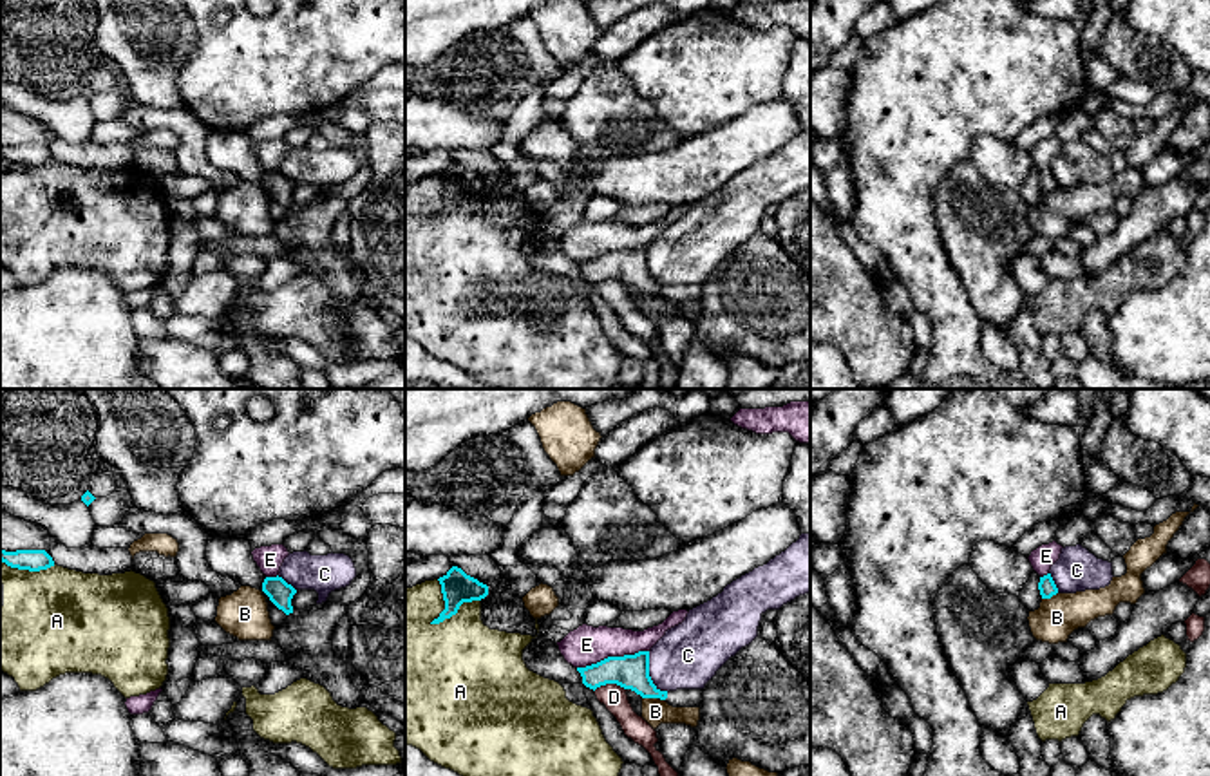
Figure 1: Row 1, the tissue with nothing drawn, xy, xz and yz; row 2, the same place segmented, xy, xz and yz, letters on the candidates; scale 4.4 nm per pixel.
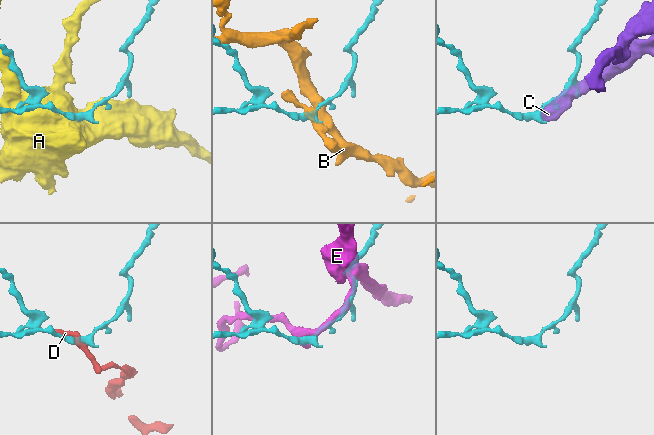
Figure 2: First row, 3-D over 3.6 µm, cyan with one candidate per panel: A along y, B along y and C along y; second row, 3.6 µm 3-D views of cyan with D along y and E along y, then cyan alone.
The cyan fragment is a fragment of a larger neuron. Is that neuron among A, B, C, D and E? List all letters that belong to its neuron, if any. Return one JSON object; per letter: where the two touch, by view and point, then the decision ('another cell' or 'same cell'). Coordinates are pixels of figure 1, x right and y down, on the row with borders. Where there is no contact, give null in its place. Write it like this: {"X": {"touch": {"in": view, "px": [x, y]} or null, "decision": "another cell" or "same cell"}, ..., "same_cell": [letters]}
{"A": {"touch": {"in": "xz", "px": [454, 614]}, "decision": "another cell"}, "B": {"touch": {"in": "xz", "px": [653, 697]}, "decision": "another cell"}, "C": {"touch": {"in": "xz", "px": [648, 675]}, "decision": "another cell"}, "D": {"touch": {"in": "xz", "px": [608, 682]}, "decision": "another cell"}, "E": {"touch": {"in": "xz", "px": [612, 657]}, "decision": "same cell"}, "same_cell": ["E"]}

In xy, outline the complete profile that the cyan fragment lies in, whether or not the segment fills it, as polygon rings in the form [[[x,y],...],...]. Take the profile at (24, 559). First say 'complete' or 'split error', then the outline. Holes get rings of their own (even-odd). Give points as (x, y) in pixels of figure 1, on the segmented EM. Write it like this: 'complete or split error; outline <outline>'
complete; outline [[[0,550],[0,561],[11,568],[40,572],[54,566],[52,557],[45,550]]]

